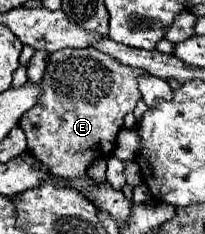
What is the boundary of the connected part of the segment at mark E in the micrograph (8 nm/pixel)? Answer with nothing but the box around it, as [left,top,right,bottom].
[20,48,146,180]

